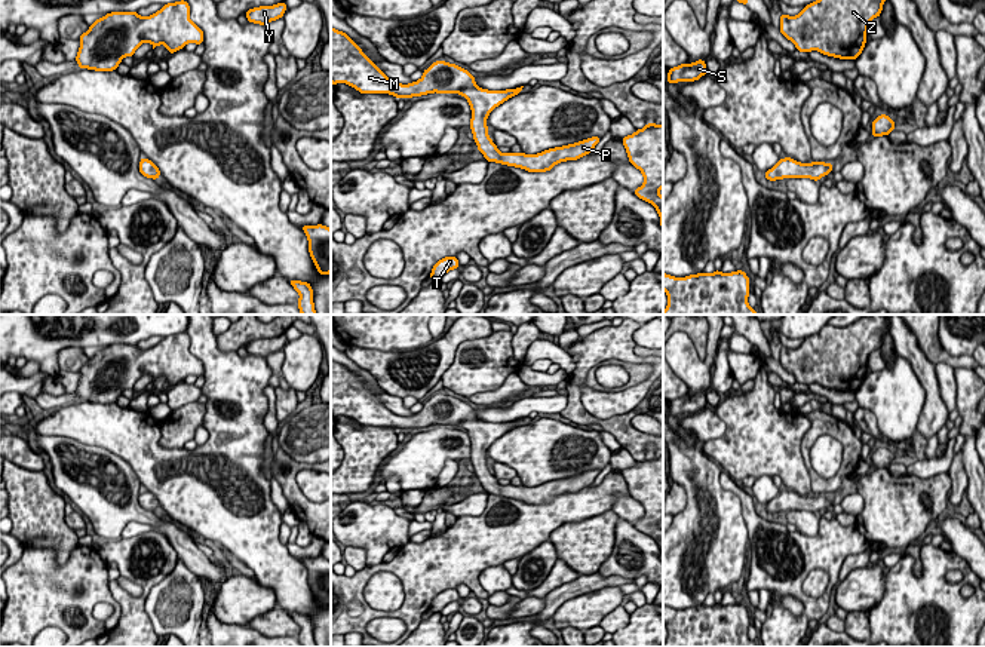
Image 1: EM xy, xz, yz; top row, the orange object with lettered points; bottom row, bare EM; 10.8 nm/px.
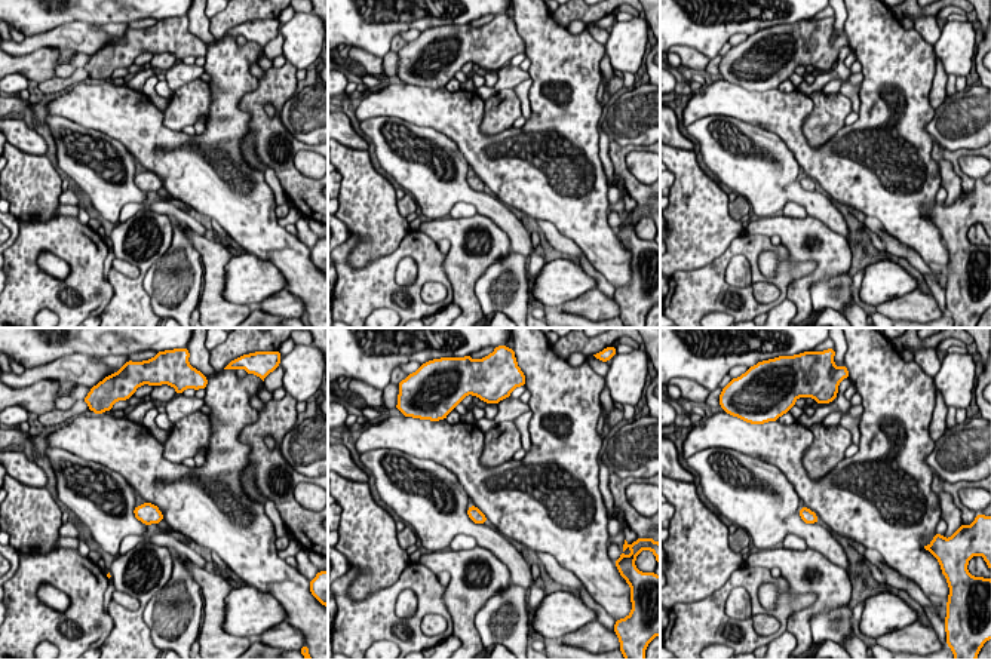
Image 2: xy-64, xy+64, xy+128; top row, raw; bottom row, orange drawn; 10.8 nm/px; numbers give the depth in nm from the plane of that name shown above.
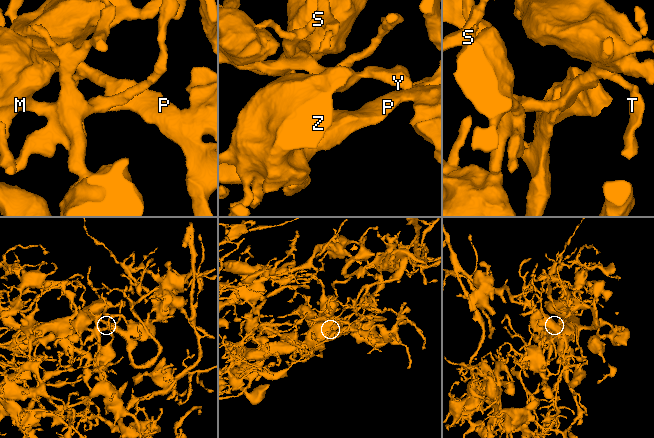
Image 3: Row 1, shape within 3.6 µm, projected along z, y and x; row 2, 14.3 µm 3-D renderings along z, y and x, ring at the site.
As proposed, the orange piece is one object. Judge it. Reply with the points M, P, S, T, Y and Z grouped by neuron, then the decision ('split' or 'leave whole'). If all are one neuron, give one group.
M P S T Y Z; leave whole

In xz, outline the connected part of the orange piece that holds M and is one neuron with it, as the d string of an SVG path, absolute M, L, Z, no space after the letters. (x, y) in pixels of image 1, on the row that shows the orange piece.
M331 27L331 83L346 83L360 93L390 93L396 98L412 98L427 93L460 93L472 110L470 129L478 150L488 162L525 169L528 172L546 172L556 163L577 160L593 151L599 137L592 137L576 144L555 147L537 154L500 153L488 137L488 114L518 95L524 86L506 91L481 89L475 77L464 68L445 61L433 62L423 71L423 77L409 85L402 85L387 77L362 49L343 31Z

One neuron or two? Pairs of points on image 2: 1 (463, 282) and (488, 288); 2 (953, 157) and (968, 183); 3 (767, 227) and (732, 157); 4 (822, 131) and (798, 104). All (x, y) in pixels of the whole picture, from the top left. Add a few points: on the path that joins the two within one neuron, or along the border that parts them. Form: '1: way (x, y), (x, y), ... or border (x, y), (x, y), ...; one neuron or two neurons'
1: border (502, 260), (476, 281), (482, 312); two neurons
2: way (954, 163), (963, 177); one neuron
3: border (776, 214), (758, 218); two neurons
4: border (809, 95), (813, 110), (803, 135), (815, 149); two neurons

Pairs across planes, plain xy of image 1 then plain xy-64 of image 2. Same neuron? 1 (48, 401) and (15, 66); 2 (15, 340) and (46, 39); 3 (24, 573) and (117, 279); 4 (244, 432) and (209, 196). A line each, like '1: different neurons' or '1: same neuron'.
1: different neurons
2: different neurons
3: different neurons
4: same neuron

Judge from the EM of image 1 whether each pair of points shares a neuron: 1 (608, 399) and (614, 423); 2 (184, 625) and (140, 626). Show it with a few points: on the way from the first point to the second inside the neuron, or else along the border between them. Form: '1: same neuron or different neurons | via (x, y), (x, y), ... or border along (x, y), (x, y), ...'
1: different neurons | border along (643, 398), (631, 410), (604, 419), (580, 402)
2: different neurons | border along (149, 592), (146, 615), (155, 631)

